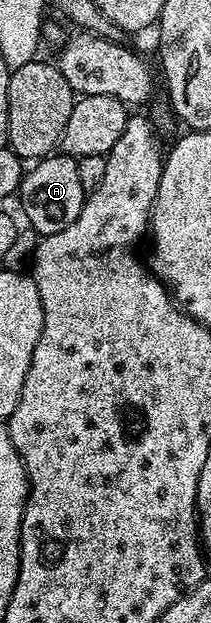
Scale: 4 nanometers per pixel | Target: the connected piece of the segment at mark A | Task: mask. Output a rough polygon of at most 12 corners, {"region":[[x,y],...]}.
{"region":[[75,158],[25,170],[16,201],[38,235],[80,215],[88,190]]}

